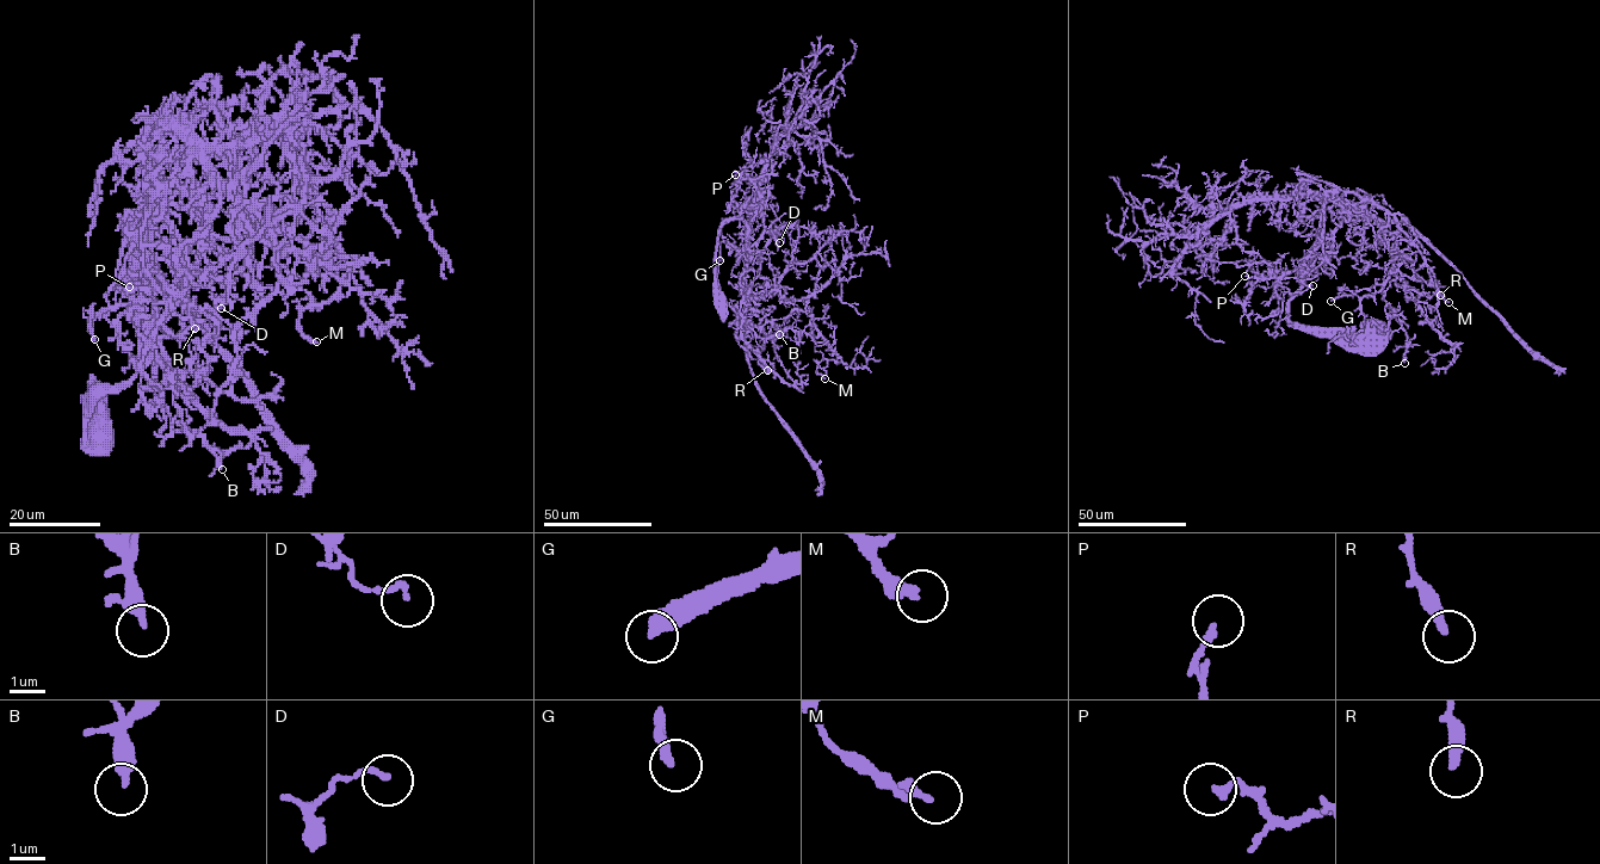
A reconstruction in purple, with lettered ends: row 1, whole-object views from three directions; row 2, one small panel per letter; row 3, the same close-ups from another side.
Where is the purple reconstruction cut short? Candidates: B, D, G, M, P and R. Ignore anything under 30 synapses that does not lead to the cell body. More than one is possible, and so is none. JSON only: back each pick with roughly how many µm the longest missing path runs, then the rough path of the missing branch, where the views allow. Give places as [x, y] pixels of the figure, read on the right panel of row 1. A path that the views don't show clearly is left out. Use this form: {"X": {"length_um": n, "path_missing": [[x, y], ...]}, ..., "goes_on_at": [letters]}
{"G": {"length_um": 40, "path_missing": [[1330, 301], [1315, 302], [1309, 312], [1310, 321], [1321, 331], [1320, 347], [1315, 351]]}, "goes_on_at": ["G"]}

